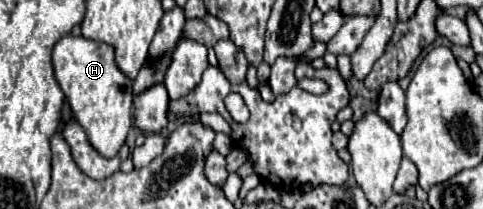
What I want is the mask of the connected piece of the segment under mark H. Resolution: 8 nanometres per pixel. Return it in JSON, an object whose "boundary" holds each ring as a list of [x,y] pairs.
{"boundary":[[[67,34],[53,48],[53,68],[71,112],[85,128],[89,142],[101,156],[113,158],[125,144],[133,126],[133,82],[119,70],[115,62],[115,48],[85,36]]]}

